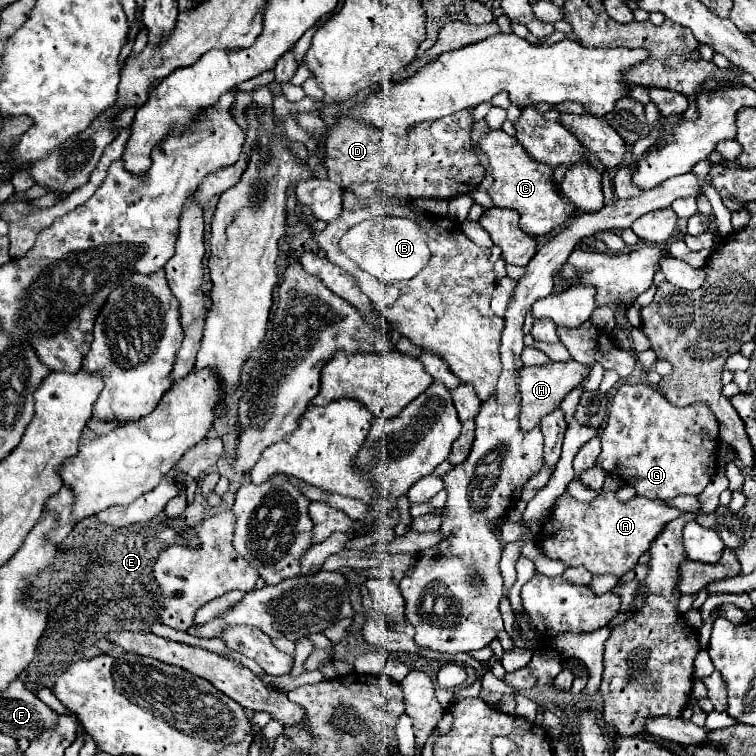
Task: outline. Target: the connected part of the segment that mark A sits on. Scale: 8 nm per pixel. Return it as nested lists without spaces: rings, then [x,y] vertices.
[[[601,490],[597,498],[593,498],[591,502],[579,502],[569,494],[559,496],[559,500],[555,502],[549,520],[543,524],[541,532],[537,534],[535,542],[537,546],[543,550],[543,554],[547,558],[553,560],[561,560],[565,564],[565,568],[571,566],[585,566],[591,574],[613,574],[617,578],[621,578],[623,574],[627,574],[629,570],[635,568],[639,556],[643,552],[649,550],[651,540],[663,530],[663,526],[671,520],[675,520],[677,516],[681,516],[683,512],[679,512],[677,508],[669,508],[665,502],[661,500],[649,500],[649,498],[641,498],[635,496],[629,502],[621,502],[617,498],[617,492],[611,490]]]

